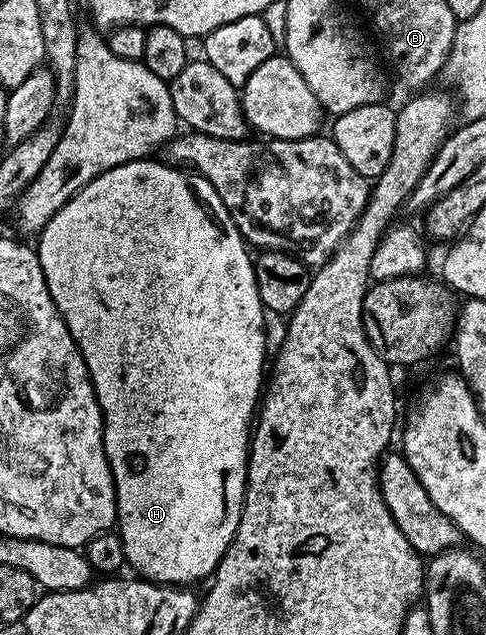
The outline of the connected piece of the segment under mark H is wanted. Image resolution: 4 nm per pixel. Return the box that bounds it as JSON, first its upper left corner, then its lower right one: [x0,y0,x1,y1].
[36,160,268,588]

